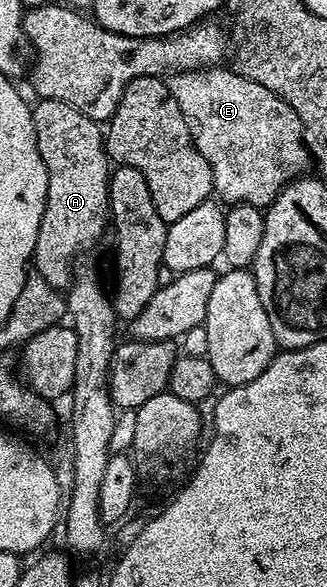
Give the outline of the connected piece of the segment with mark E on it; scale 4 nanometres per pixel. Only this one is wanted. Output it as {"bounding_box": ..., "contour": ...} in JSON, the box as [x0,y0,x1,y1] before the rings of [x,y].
{"bounding_box":[168,65,311,209],"contour":[[[225,65],[203,67],[199,71],[179,71],[168,76],[169,91],[187,121],[194,145],[199,153],[203,153],[207,165],[211,165],[214,192],[218,196],[221,194],[220,198],[229,205],[246,203],[268,209],[285,186],[304,176],[308,167],[310,170],[311,156],[305,148],[301,122],[295,109],[271,93],[271,89],[259,85],[259,81],[251,81],[246,75],[233,71],[228,71]]]}

